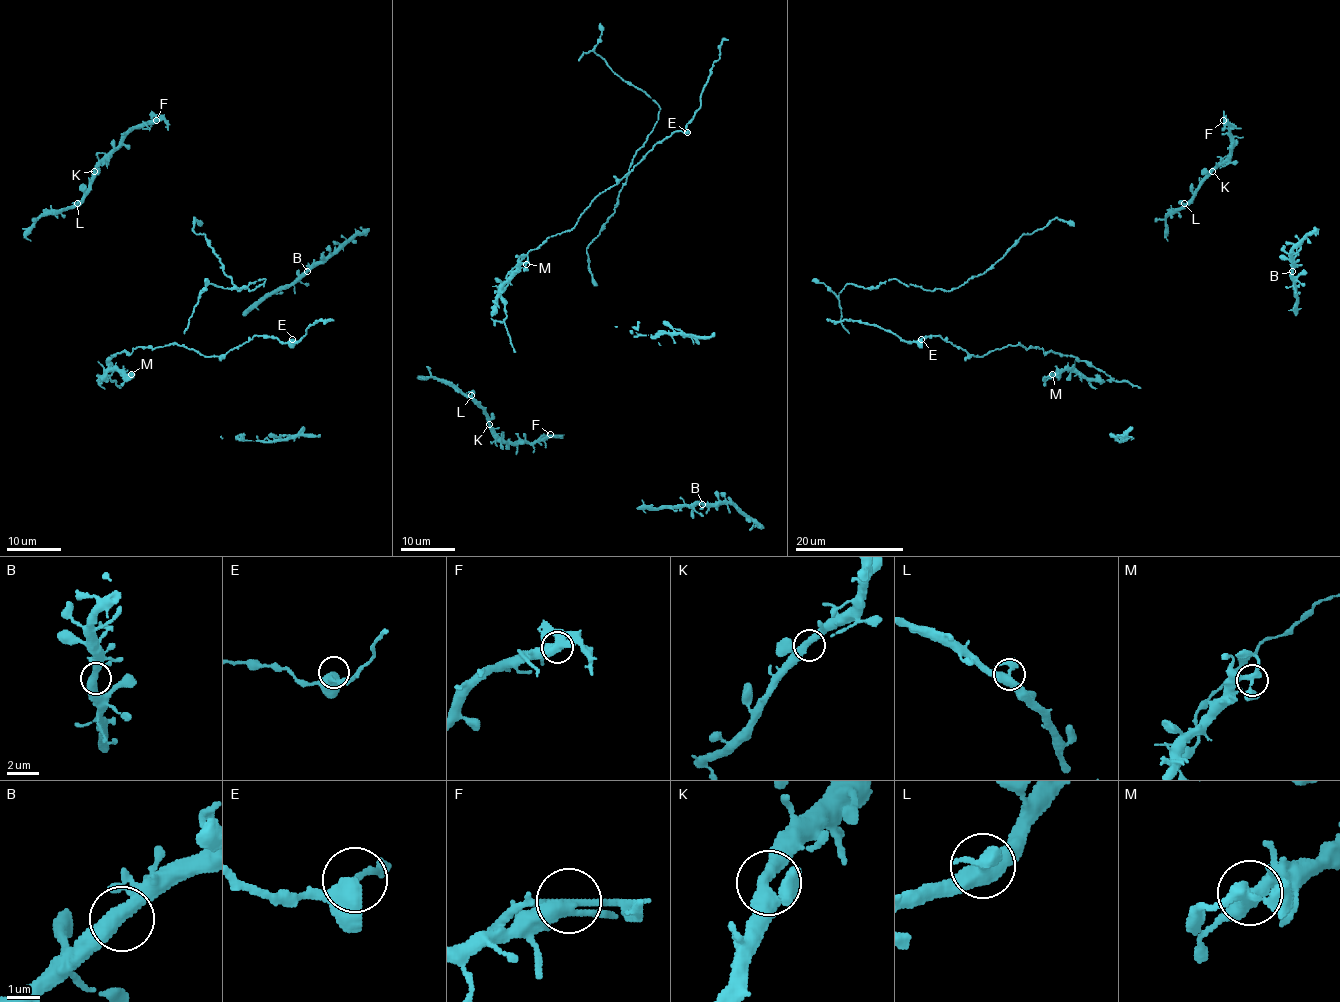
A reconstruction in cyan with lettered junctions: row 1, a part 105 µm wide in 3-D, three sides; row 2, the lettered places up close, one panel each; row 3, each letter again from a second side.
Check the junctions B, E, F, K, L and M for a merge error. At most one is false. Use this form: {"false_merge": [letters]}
{"false_merge": ["F"]}

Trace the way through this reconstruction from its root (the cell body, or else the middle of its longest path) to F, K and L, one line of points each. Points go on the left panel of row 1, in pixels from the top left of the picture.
F: (29, 232), (40, 217), (76, 205), (84, 197), (94, 168), (137, 126), (156, 121)
K: (29, 232), (40, 217), (76, 205), (84, 197), (94, 171)
L: (29, 232), (40, 217), (59, 213), (77, 203)

